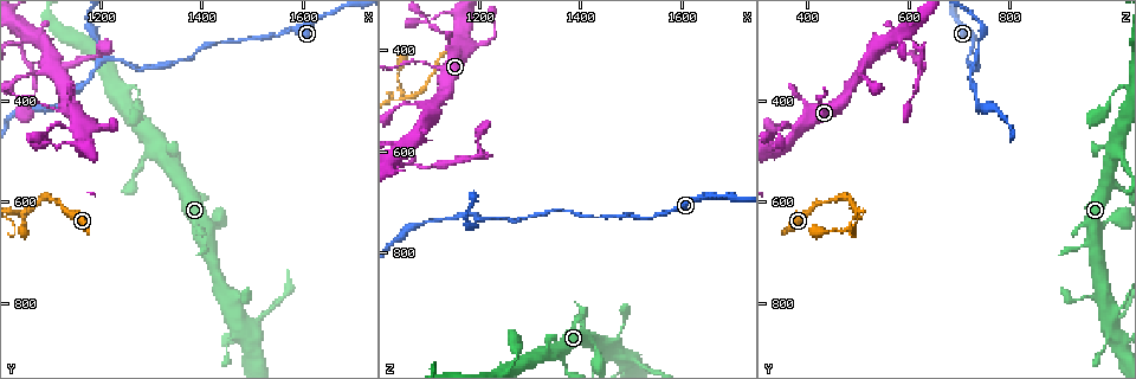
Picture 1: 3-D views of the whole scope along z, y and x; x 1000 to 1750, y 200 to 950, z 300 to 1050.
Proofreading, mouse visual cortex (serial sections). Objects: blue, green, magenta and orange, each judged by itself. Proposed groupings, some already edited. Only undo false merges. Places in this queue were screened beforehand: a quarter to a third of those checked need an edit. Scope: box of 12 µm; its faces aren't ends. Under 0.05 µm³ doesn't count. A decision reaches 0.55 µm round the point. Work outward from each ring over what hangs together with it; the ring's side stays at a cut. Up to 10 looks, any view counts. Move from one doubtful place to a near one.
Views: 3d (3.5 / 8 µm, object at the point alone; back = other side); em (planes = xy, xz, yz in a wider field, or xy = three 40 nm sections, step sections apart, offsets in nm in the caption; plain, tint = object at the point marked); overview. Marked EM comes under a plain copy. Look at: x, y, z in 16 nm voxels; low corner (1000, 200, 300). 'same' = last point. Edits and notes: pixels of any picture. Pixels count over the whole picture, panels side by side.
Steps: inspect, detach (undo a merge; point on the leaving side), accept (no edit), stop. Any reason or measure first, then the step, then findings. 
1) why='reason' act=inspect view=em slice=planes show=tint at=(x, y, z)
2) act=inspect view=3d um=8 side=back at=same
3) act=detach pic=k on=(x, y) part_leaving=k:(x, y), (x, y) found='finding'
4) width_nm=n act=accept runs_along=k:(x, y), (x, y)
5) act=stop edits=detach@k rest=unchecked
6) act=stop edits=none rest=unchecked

why='four arms meet' act=inspect view=3d um=3.5 side=back at=(1495, 840, 1000)

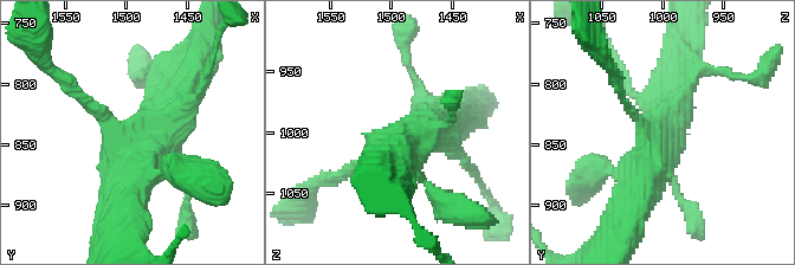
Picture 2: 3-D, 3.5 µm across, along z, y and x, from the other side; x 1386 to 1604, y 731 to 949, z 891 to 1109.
why='shape alone is not enough' act=inspect view=em slice=xy step=2 show=tint at=(1494, 842, 1006)

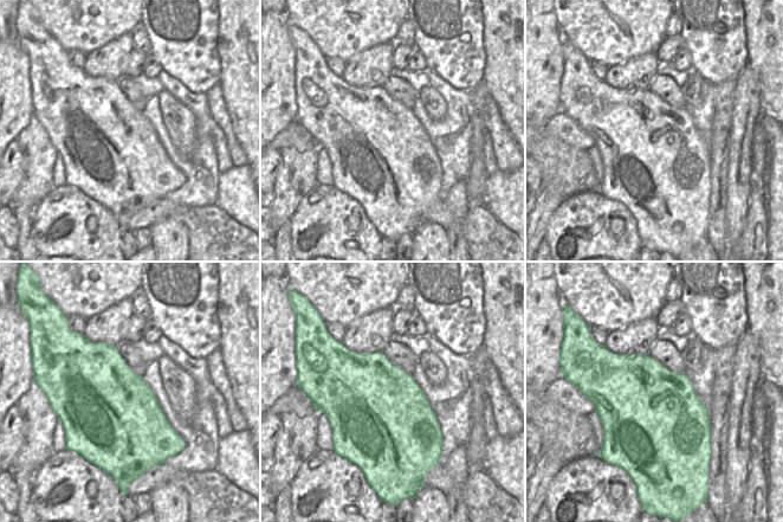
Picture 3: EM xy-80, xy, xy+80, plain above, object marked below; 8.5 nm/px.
act=inspect view=em slice=xy step=5 show=tint at=same

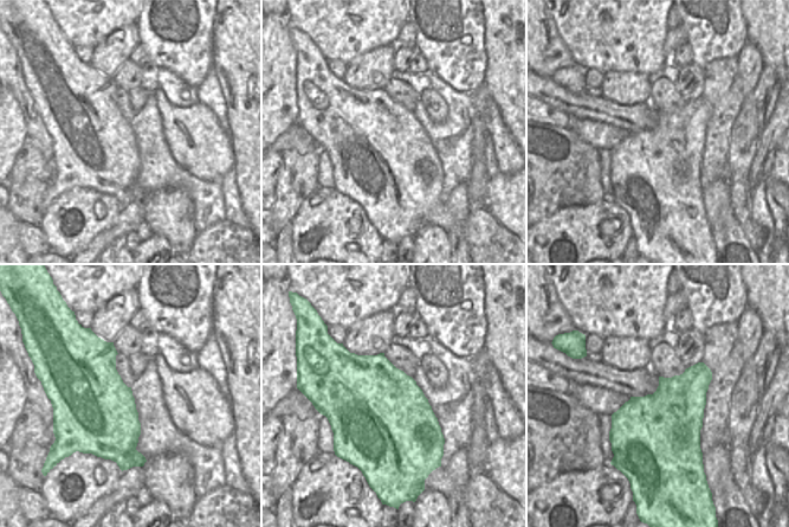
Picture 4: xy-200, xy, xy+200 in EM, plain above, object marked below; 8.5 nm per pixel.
act=accept runs_along=2:(192, 71), (134, 169), (127, 205) found='continuous, no second cell'

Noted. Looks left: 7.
why='three-way junction' act=inspect view=3d um=3.5 at=(1060, 335, 625)

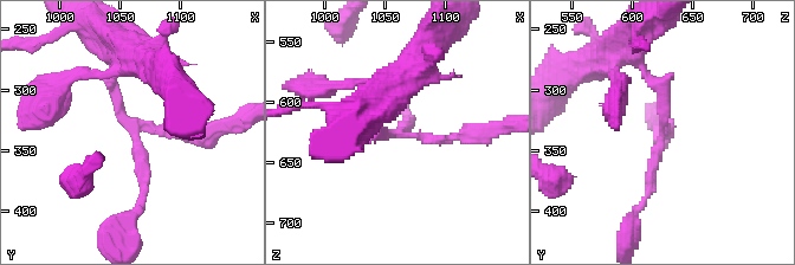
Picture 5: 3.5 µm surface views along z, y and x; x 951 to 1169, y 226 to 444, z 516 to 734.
arms=3 arm_widths_nm=150,150,150 why='now the EM' act=inspect view=em slice=xy step=3 show=tint at=(1058, 330, 626)

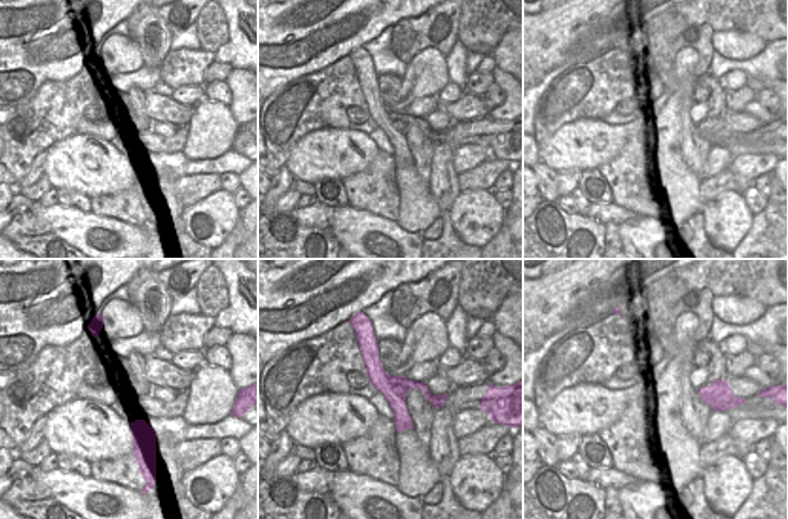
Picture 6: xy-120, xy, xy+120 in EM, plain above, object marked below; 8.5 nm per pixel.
act=inspect view=em slice=planes show=tint at=same

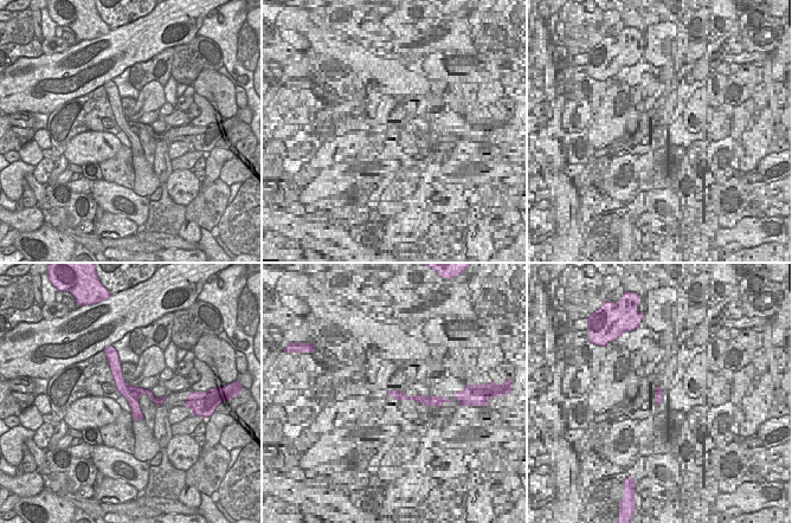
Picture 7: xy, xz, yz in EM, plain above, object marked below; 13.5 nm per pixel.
act=accept runs_along=5:(112, 62), (130, 127), (206, 130) found='all the same cell'

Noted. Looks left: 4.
why='sharp bend' act=inspect view=3d um=3.5 at=(1200, 310, 605)

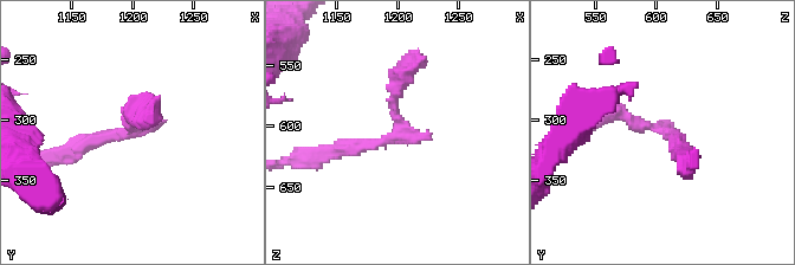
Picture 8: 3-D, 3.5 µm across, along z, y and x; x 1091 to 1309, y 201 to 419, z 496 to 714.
act=inspect view=em slice=xy step=5 show=tint at=(1198, 310, 606)

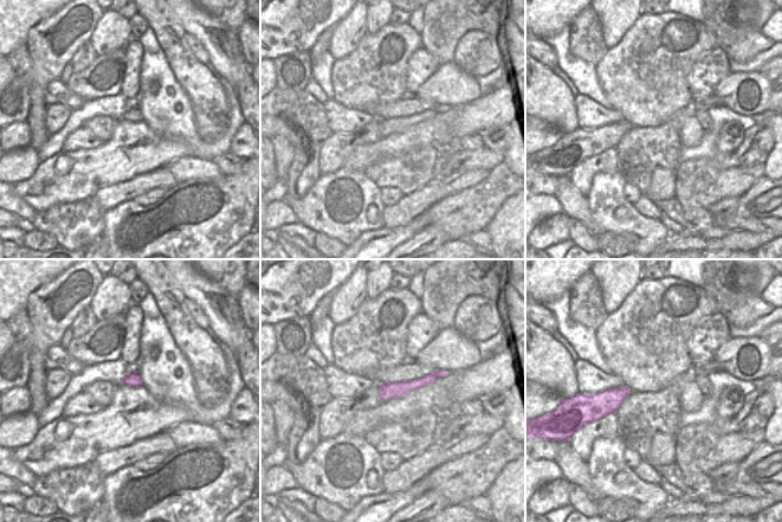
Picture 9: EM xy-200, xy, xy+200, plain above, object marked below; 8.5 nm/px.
why='another direction' act=inspect view=em slice=xy step=3 show=tint at=same

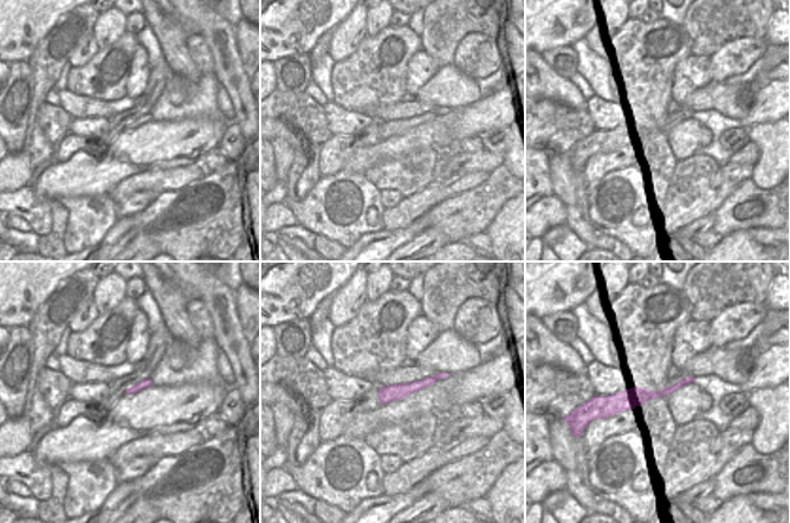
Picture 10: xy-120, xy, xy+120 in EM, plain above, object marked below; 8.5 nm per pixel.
act=accept runs_along=8:(328, 152), (396, 136), (393, 97), (407, 66) found='continuous, no second cell'

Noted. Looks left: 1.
act=stop edits=none rest=unchecked

